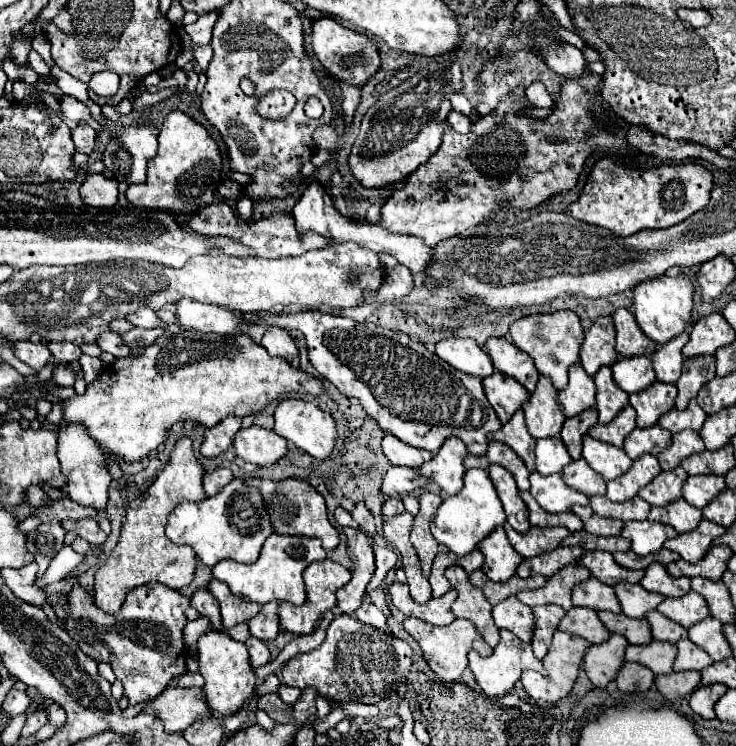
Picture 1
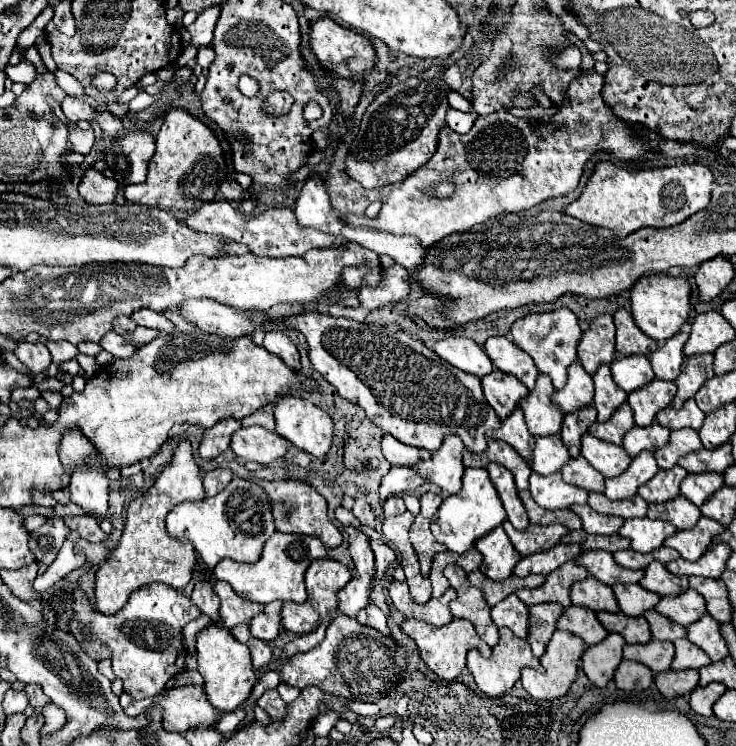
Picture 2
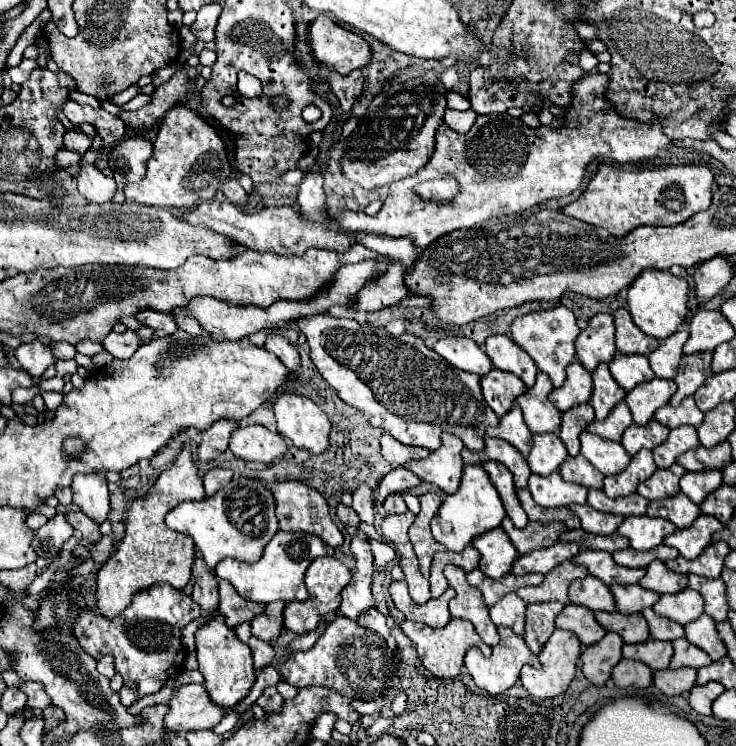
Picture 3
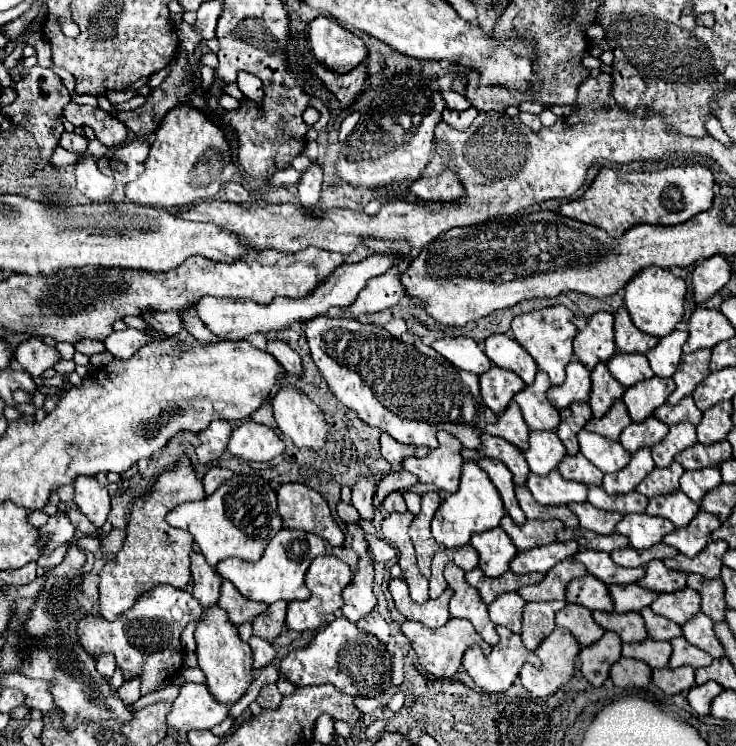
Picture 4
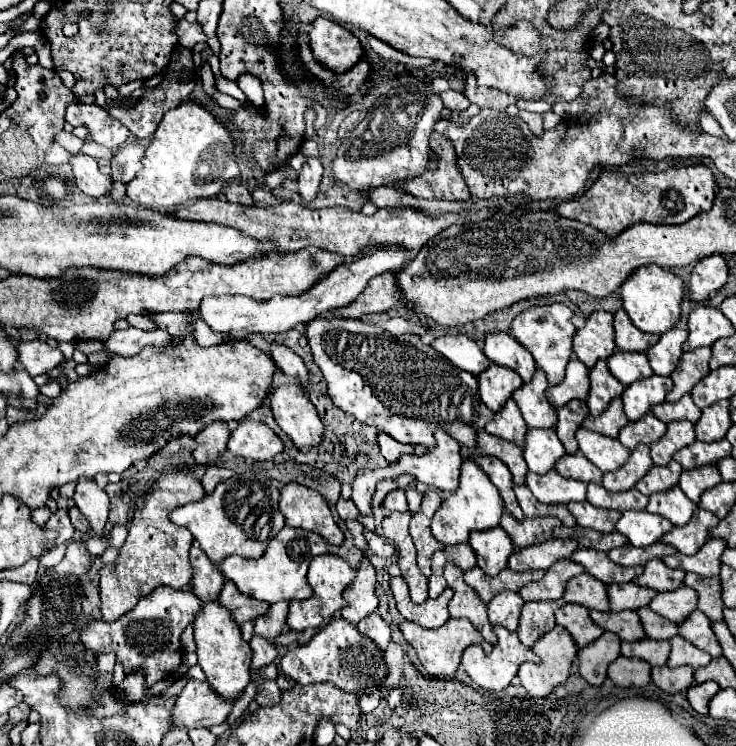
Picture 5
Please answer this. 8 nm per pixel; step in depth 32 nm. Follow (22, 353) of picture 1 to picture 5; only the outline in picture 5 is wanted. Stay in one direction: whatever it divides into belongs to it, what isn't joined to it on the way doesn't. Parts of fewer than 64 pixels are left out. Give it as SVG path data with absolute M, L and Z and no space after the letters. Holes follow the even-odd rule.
M38 338L32 342L18 344L18 362L32 374L46 374L48 370L54 370L58 364L64 362L64 356L58 348L40 342Z

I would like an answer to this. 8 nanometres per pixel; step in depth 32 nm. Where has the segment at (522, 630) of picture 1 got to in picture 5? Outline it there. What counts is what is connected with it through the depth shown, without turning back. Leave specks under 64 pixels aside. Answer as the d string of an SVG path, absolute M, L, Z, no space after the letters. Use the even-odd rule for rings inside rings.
M502 590L502 594L496 594L492 602L488 604L488 618L492 624L500 624L512 632L518 630L520 610L524 606L524 600L518 592Z

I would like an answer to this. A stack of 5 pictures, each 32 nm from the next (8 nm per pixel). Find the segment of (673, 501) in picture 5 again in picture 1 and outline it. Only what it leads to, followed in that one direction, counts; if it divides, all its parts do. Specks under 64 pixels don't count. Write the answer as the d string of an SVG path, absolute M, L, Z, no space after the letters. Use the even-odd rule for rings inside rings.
M678 500L678 502L672 502L670 506L652 508L648 520L668 524L676 532L684 534L684 532L696 530L698 522L702 520L702 510L694 510L694 506L690 506L686 500Z

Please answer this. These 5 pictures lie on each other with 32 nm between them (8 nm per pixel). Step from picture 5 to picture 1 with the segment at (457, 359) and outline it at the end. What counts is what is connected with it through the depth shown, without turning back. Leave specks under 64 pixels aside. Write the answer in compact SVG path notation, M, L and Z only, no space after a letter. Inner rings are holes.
M446 338L436 344L436 356L464 374L486 378L494 374L490 356L468 338Z

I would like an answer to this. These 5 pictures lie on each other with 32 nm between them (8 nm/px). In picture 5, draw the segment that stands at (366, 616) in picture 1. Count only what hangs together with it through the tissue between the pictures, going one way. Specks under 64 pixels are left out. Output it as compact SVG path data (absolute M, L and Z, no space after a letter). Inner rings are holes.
M370 614L368 618L360 620L356 624L356 628L364 634L368 634L368 638L374 638L374 642L378 642L380 648L386 648L390 642L390 626L380 618L380 614Z

